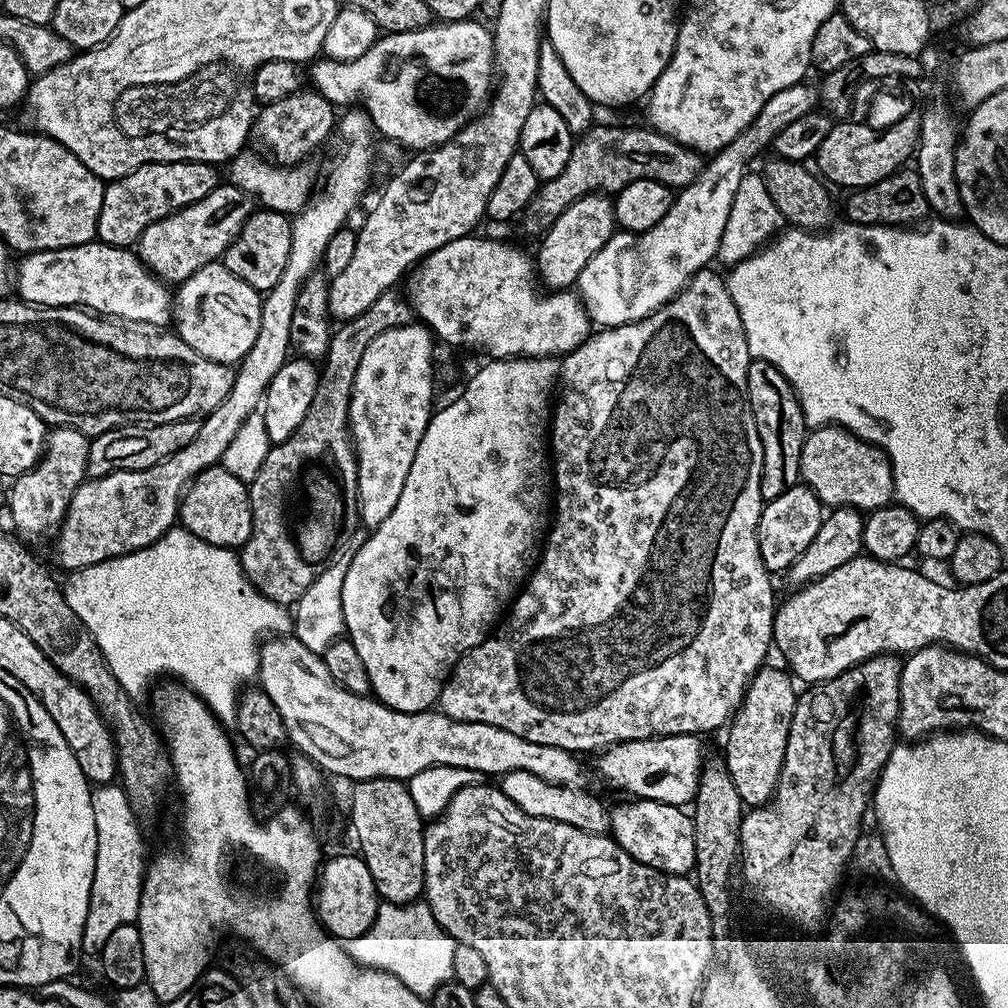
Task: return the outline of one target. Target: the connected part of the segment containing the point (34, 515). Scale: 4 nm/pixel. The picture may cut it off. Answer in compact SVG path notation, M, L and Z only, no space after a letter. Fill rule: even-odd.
M56 426L51 429L42 459L36 467L15 477L16 485L13 486L12 497L8 500L12 520L22 531L40 536L51 528L59 529L63 525L68 504L86 479L89 443L89 437L73 428Z

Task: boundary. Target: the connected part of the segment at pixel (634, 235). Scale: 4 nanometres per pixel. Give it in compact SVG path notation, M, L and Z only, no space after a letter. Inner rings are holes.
M808 82L778 90L778 94L758 110L758 118L754 118L738 138L715 153L690 186L675 193L662 222L645 232L613 232L606 246L586 262L586 270L582 270L575 283L589 321L600 328L617 328L646 318L663 304L670 303L692 281L695 272L709 267L717 259L734 196L750 168L748 160L754 159L767 144L769 147L790 122L816 107L816 92Z

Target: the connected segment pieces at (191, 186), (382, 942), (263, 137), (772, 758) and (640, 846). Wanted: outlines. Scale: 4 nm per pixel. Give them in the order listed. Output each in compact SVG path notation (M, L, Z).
M197 160L143 164L125 176L105 183L102 210L98 210L96 240L115 248L131 249L146 230L162 218L206 198L218 186L217 169Z
M425 901L415 904L381 903L372 928L366 934L347 941L349 956L366 968L377 968L397 976L415 996L431 997L440 984L453 979L456 941L438 926Z
M301 90L278 102L263 105L255 113L251 139L265 157L281 166L291 166L307 161L308 155L329 135L338 123L337 109L322 94L314 90Z
M765 666L752 677L744 691L744 701L726 728L728 741L724 744L722 759L744 806L767 804L780 781L786 738L790 734L790 722L798 699L793 677L783 667L780 668Z
M633 799L632 804L612 808L610 835L630 858L663 872L665 876L688 876L695 869L693 817L683 807L653 800Z

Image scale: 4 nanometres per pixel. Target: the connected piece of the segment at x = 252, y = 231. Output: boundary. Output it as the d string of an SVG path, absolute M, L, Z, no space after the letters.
M256 210L242 226L238 238L230 242L224 252L222 262L230 274L242 278L257 292L266 294L274 286L278 286L278 278L282 278L282 270L286 270L286 262L290 258L290 242L292 241L292 220L283 212Z

